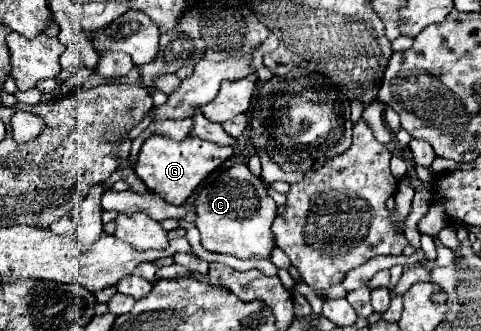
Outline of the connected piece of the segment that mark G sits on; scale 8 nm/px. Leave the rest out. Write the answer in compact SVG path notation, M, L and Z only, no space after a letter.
M152 135L142 145L134 171L150 191L158 193L172 205L182 205L188 201L194 189L232 155L234 155L232 147L218 147L198 137L188 137L186 141L178 143L162 135Z

